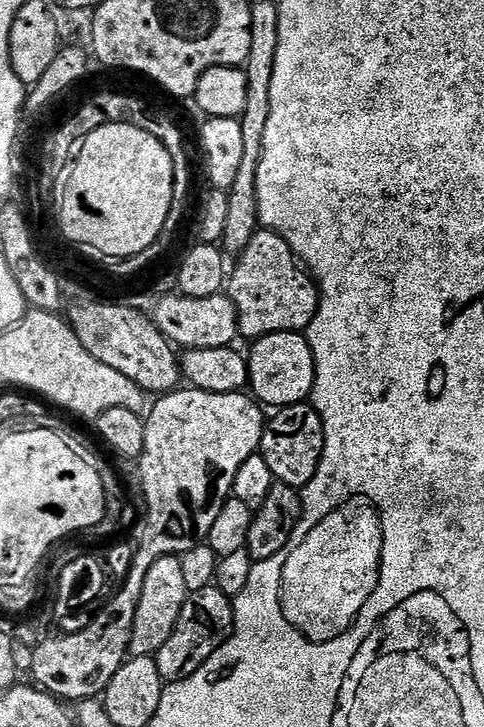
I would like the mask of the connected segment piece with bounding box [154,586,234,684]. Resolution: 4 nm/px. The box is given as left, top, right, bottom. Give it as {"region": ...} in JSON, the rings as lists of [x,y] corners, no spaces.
{"region":[[[213,586],[190,592],[182,606],[182,614],[178,614],[174,634],[166,638],[166,646],[162,646],[162,650],[158,650],[154,657],[161,680],[165,684],[173,684],[190,678],[190,674],[194,674],[202,666],[202,662],[210,658],[210,654],[223,646],[233,628],[232,600],[222,594],[222,590]]]}

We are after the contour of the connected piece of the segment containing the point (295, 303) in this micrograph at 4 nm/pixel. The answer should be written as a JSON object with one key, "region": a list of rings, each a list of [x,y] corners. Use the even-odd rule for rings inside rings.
{"region":[[[258,230],[246,246],[235,257],[236,265],[231,265],[230,275],[226,280],[226,295],[236,307],[236,317],[240,327],[239,335],[251,342],[266,334],[275,332],[304,332],[308,323],[320,305],[320,289],[313,277],[302,267],[290,246],[280,237],[280,233],[271,230]]]}

